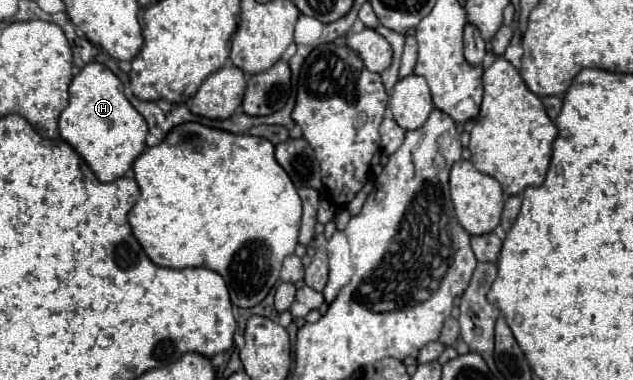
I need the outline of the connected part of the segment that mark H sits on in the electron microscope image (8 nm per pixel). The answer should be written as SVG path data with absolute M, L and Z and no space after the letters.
M87 63L69 85L69 105L59 117L59 133L93 169L97 179L107 183L133 167L133 161L145 151L149 131L141 113L127 101L123 83L103 63Z

